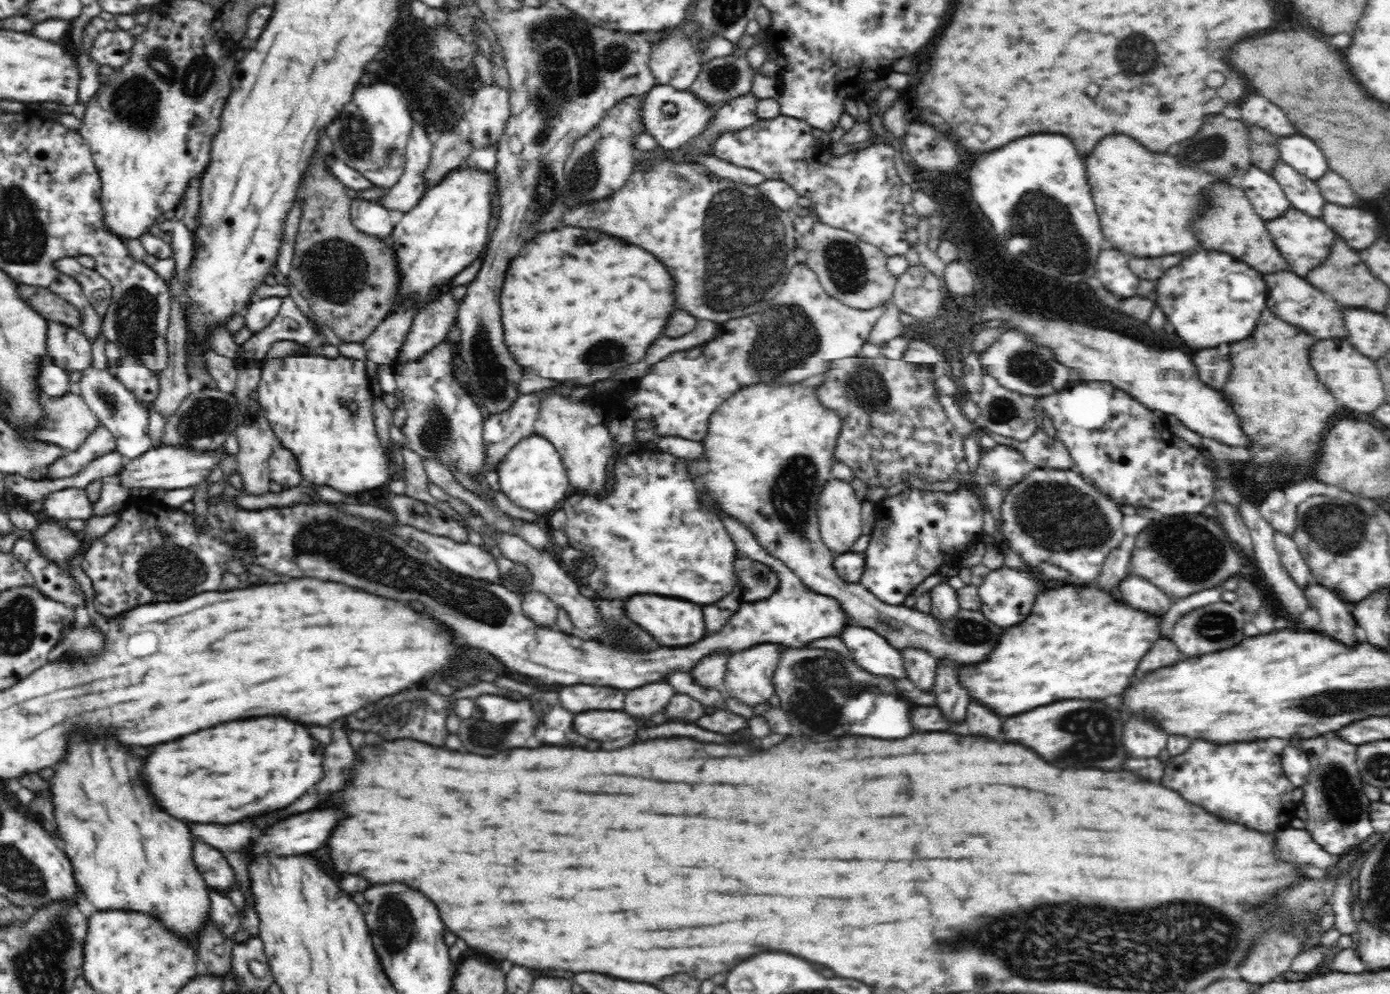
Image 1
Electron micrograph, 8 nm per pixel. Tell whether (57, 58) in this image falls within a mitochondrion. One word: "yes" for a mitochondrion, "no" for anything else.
no

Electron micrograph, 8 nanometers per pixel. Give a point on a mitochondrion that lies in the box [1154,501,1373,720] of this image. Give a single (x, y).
(1319, 522)

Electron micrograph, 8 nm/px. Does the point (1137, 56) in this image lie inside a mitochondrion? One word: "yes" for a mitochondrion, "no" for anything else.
yes

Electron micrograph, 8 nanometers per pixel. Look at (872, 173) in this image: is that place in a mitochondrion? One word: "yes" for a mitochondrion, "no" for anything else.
no

